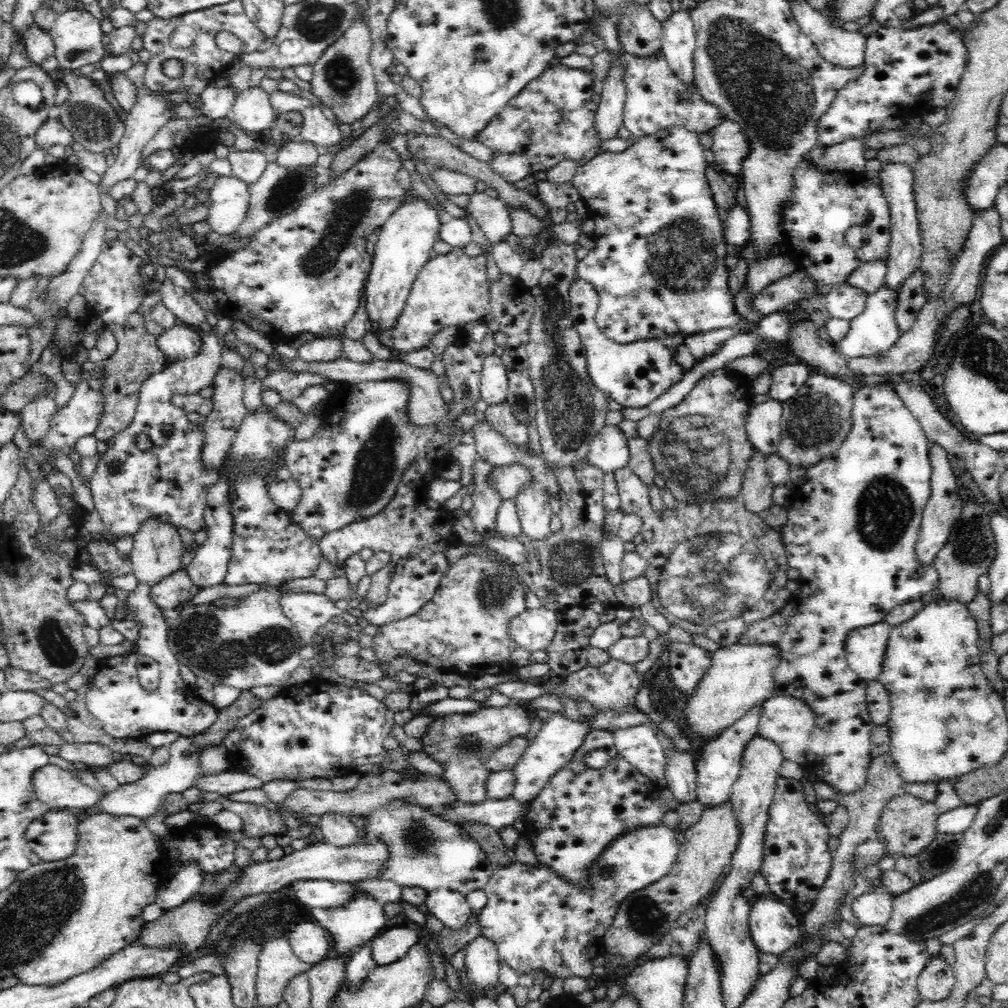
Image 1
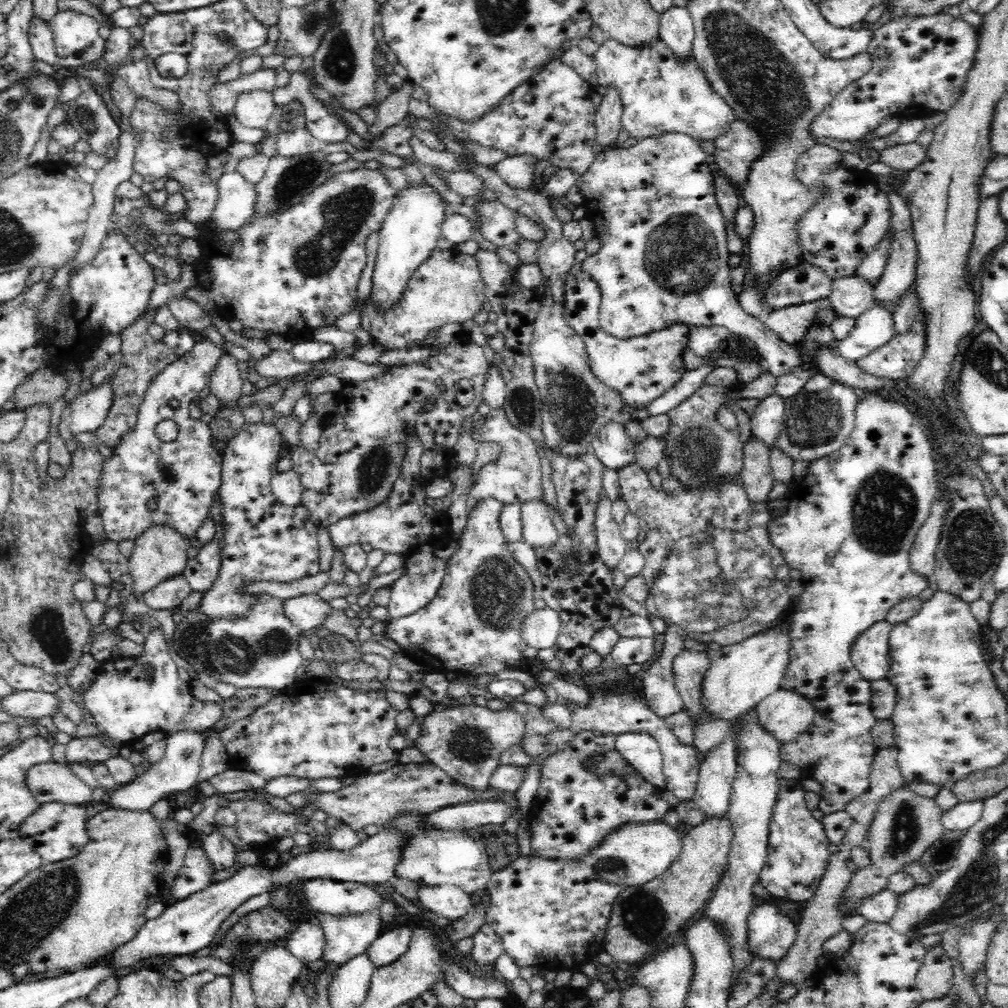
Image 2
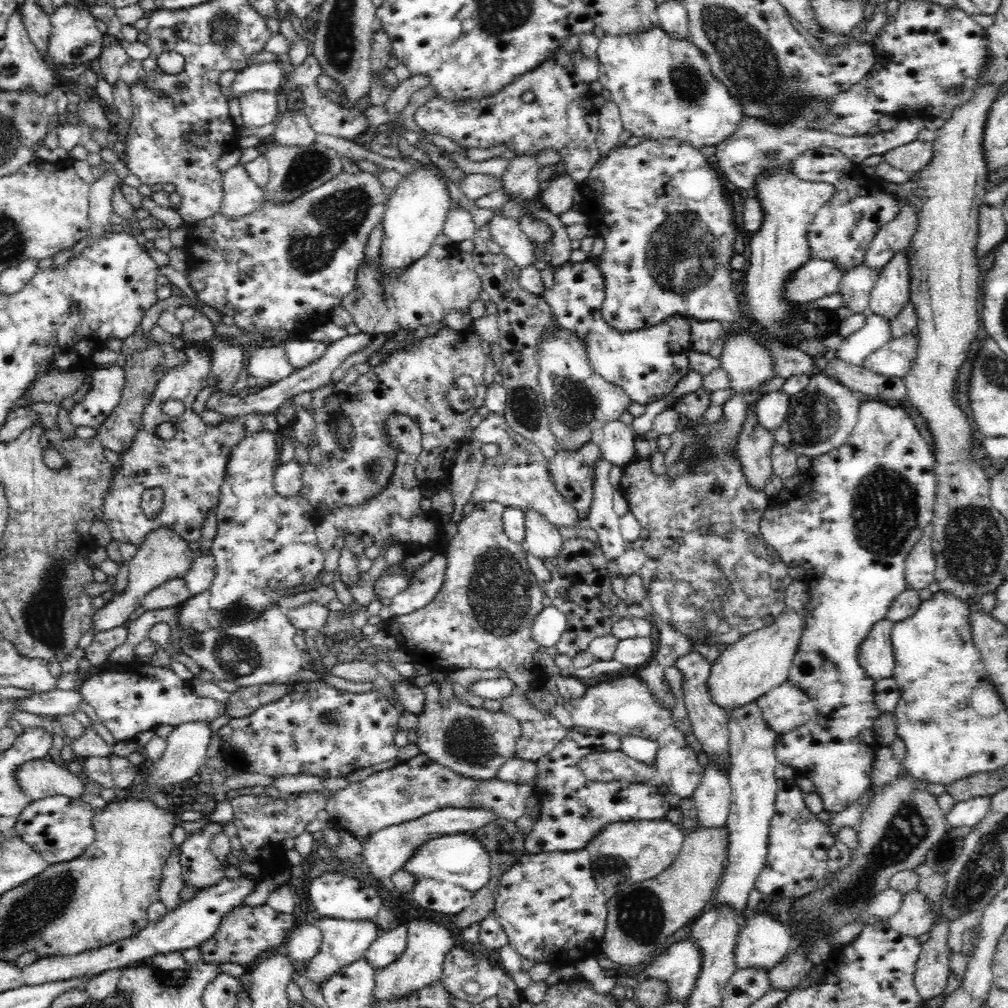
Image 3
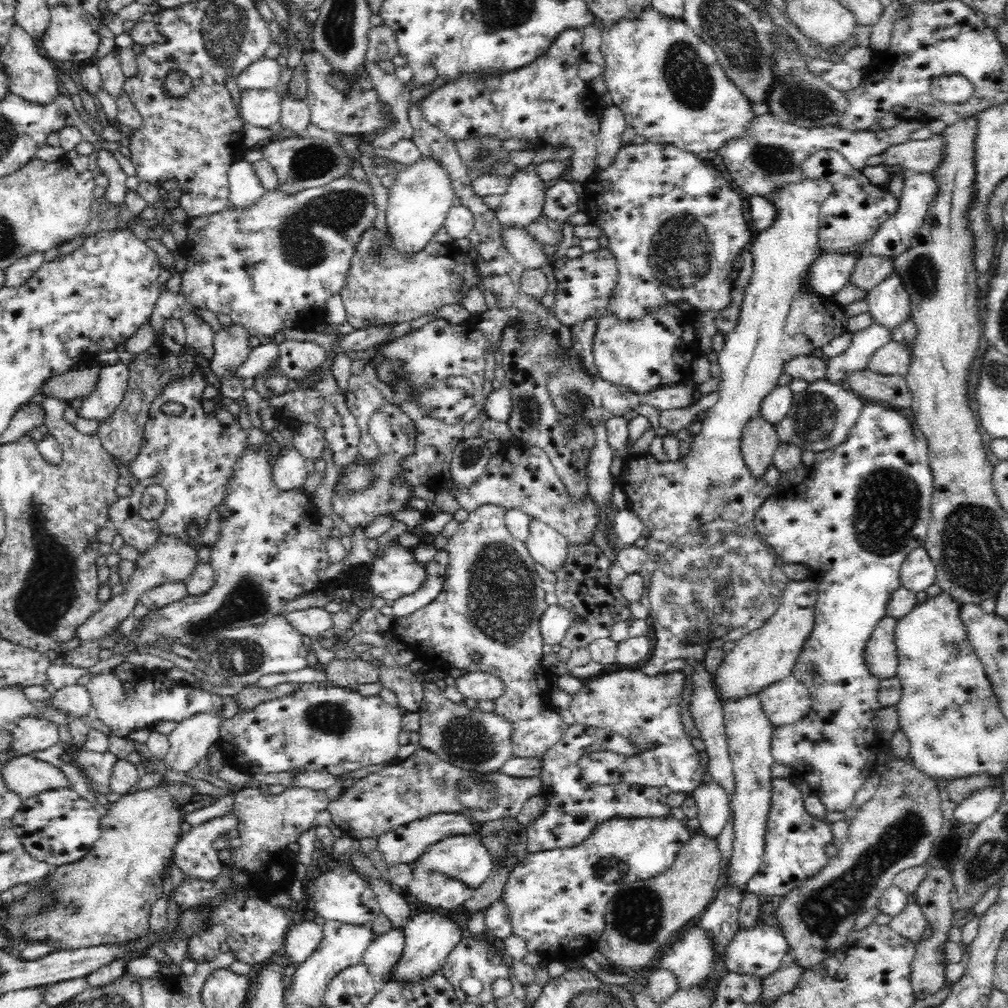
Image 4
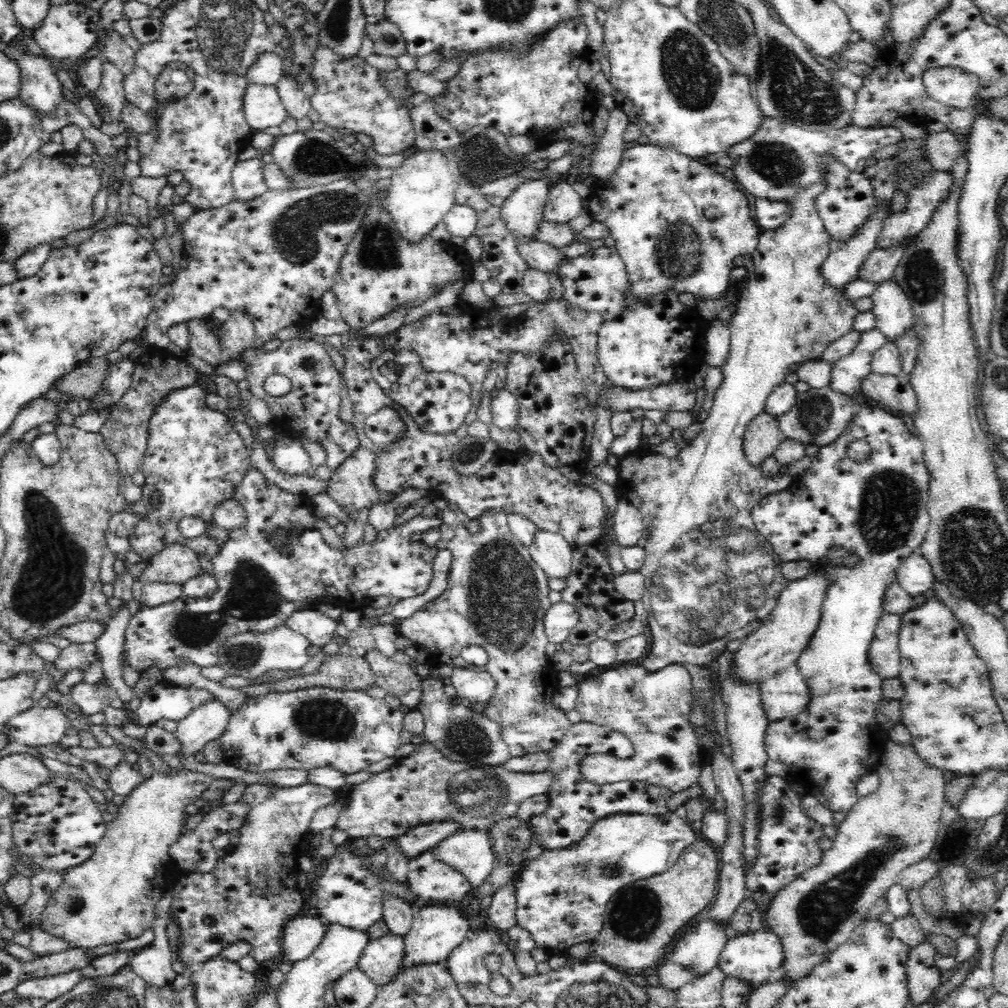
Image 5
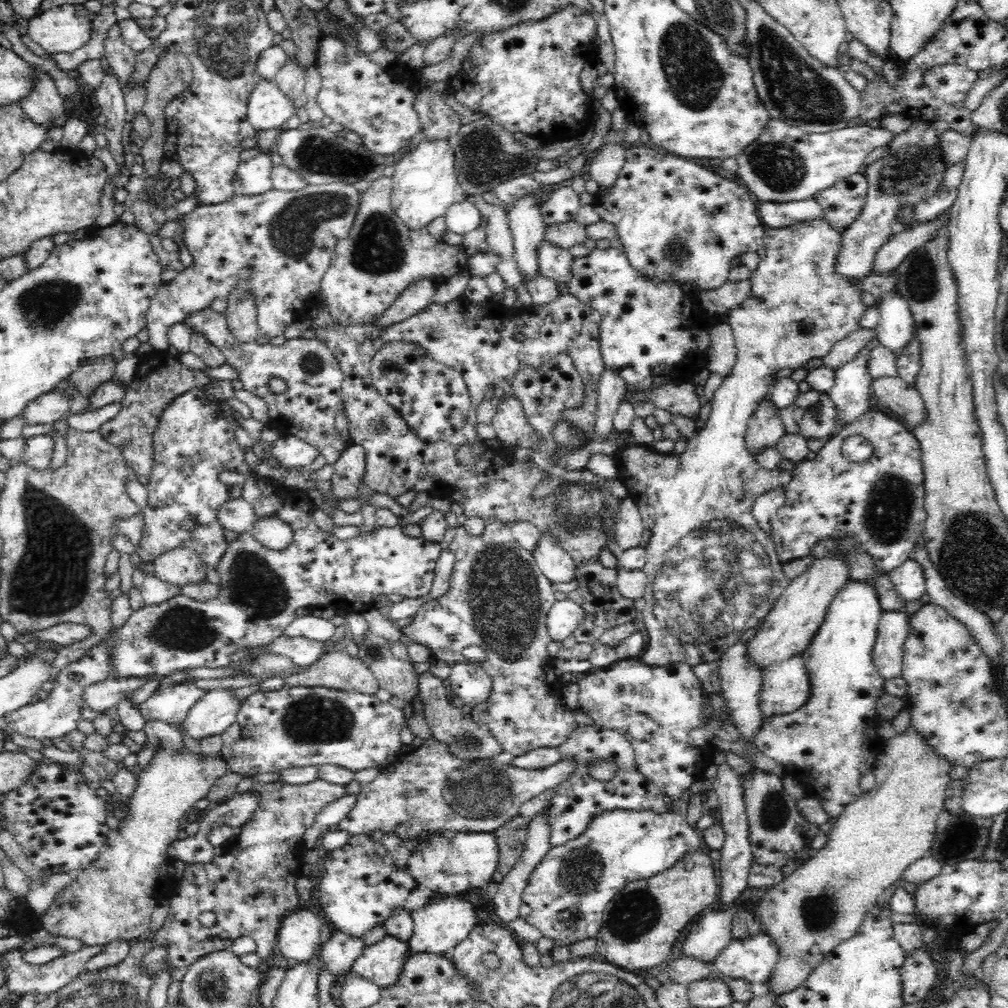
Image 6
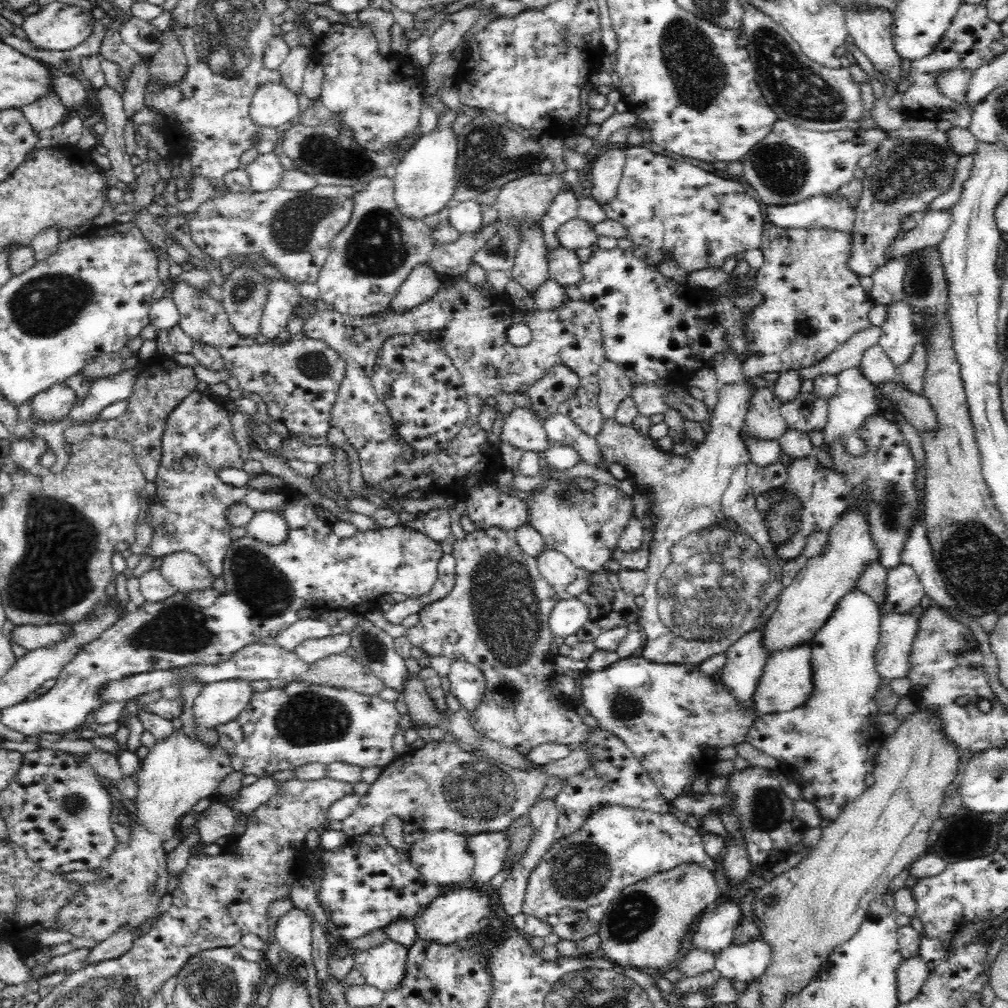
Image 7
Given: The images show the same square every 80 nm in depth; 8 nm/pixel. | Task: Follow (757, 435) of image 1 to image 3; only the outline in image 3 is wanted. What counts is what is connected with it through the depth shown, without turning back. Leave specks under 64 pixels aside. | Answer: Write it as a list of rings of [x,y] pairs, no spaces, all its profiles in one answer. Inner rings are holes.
[[[782,389],[765,394],[757,400],[755,408],[758,423],[768,431],[775,432],[786,420],[789,407],[790,396]]]

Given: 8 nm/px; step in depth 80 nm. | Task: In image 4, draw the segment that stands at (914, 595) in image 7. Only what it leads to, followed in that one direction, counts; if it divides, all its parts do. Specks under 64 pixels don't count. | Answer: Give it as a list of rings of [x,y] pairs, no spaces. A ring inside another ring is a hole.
[[[918,546],[908,553],[906,560],[901,564],[901,586],[912,592],[925,591],[935,584],[936,567],[923,546]]]

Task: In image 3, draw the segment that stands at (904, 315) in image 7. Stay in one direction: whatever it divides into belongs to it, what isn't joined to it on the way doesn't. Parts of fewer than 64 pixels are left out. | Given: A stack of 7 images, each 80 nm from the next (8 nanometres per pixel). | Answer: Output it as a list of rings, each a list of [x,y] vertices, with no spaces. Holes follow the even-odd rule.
[[[908,249],[900,252],[888,261],[881,270],[874,289],[870,296],[869,309],[892,321],[898,312],[909,304],[910,277],[908,277]]]

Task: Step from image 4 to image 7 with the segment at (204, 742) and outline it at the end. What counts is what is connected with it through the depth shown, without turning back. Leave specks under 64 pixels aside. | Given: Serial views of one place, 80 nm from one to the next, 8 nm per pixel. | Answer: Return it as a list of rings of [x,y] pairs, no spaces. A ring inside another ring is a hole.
[[[236,679],[204,685],[192,707],[194,728],[215,729],[234,720],[255,693],[251,682]]]

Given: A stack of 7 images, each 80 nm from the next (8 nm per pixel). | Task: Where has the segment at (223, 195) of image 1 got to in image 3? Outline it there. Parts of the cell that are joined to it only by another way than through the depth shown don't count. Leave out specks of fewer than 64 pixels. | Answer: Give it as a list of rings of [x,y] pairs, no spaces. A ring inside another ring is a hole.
[[[236,164],[223,173],[224,198],[219,212],[228,219],[238,220],[256,210],[264,200],[264,189],[250,179],[244,164]]]

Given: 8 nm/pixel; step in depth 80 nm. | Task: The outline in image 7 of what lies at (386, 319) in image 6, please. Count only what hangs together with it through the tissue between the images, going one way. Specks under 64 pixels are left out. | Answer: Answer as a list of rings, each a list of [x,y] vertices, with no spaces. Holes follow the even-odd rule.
[[[422,264],[410,272],[399,292],[390,302],[390,312],[402,314],[430,300],[442,286],[442,278],[429,266]]]

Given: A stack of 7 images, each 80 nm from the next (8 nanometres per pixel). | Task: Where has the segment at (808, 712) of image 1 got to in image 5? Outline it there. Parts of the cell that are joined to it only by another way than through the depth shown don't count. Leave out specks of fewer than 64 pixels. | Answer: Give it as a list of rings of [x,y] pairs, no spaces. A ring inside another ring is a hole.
[[[797,663],[789,664],[778,674],[760,684],[761,701],[769,721],[779,721],[806,713],[811,694]]]

